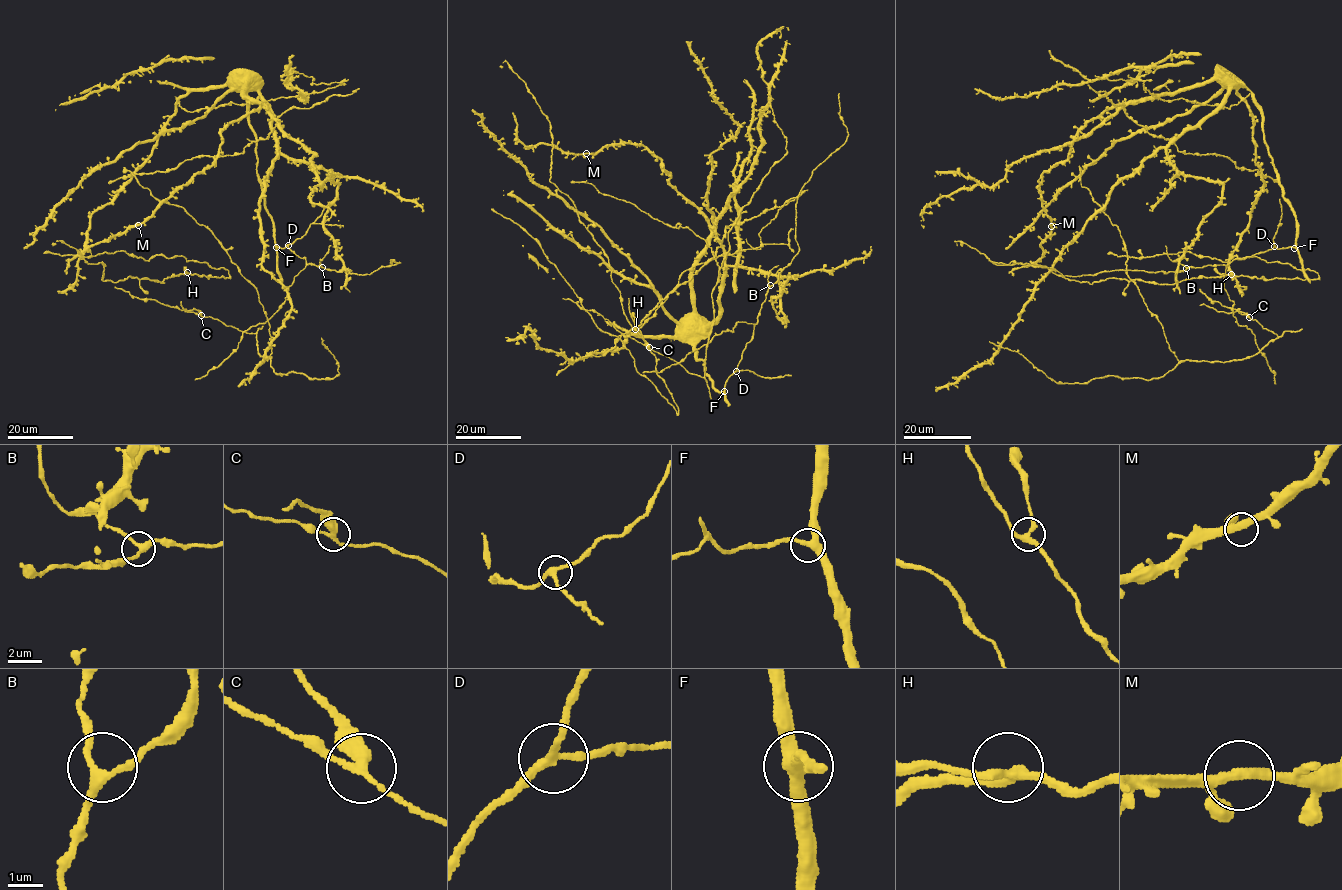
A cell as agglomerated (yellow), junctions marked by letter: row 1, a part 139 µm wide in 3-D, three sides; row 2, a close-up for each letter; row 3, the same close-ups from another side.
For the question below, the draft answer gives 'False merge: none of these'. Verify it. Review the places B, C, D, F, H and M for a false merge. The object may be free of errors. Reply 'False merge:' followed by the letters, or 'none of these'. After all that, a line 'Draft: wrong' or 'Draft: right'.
False merge: none of these
Draft: right

